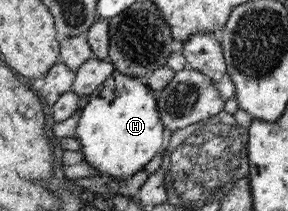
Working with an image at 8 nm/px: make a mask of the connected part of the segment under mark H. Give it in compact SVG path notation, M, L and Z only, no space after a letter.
M113 69L108 78L88 95L88 102L80 110L80 118L73 135L81 145L78 151L82 153L83 161L86 161L89 167L96 169L98 176L112 176L120 180L144 168L150 158L161 149L164 129L158 116L154 92L146 86L145 82L140 82L138 77L124 76Z

